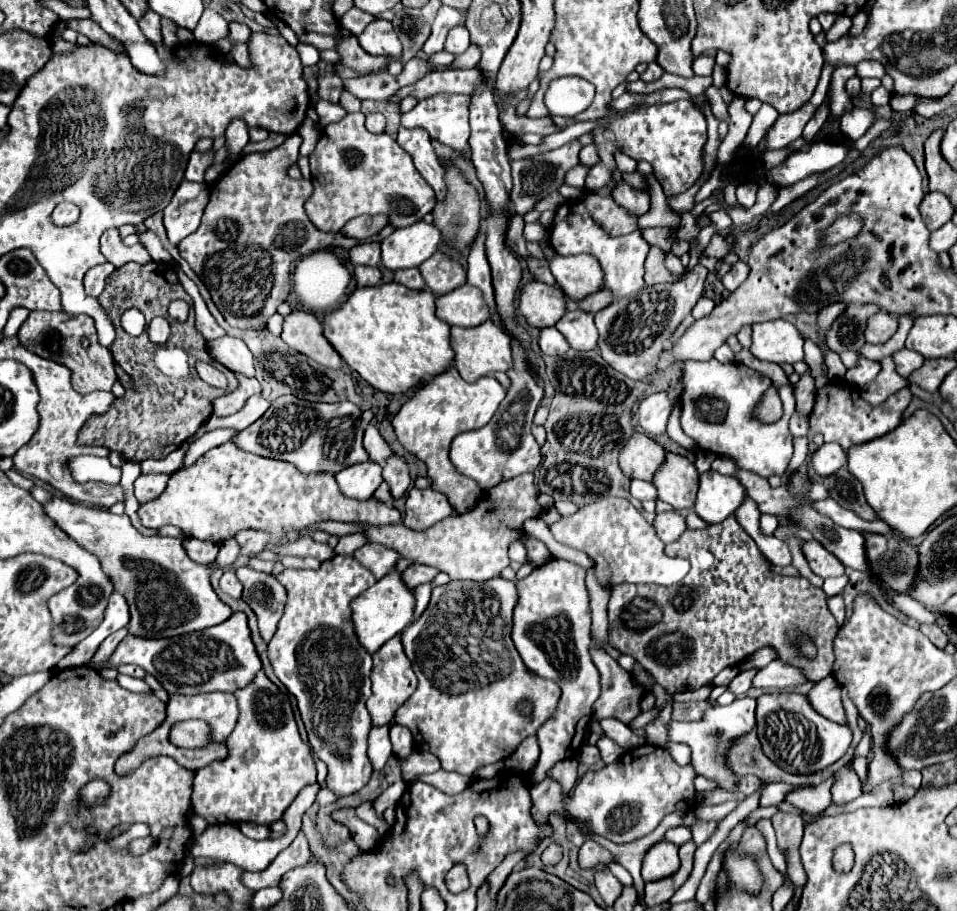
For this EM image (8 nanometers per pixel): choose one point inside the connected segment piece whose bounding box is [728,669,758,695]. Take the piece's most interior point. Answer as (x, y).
(741, 683)

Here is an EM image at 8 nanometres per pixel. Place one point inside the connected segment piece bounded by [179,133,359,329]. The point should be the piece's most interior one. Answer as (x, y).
(254, 227)

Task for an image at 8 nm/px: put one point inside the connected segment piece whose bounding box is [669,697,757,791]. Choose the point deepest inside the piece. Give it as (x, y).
(710, 738)

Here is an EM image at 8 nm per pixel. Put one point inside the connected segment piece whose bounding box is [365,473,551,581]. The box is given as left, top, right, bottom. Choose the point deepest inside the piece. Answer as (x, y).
(471, 547)

